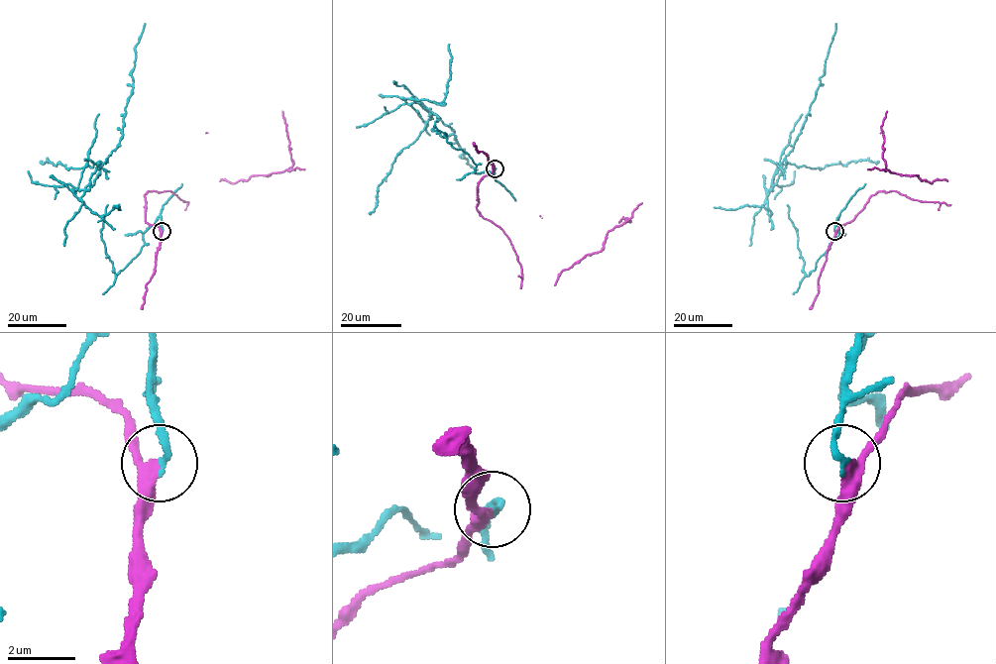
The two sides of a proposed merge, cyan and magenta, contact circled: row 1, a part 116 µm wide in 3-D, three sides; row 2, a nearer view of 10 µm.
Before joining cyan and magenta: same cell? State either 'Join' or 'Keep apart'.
Keep apart

